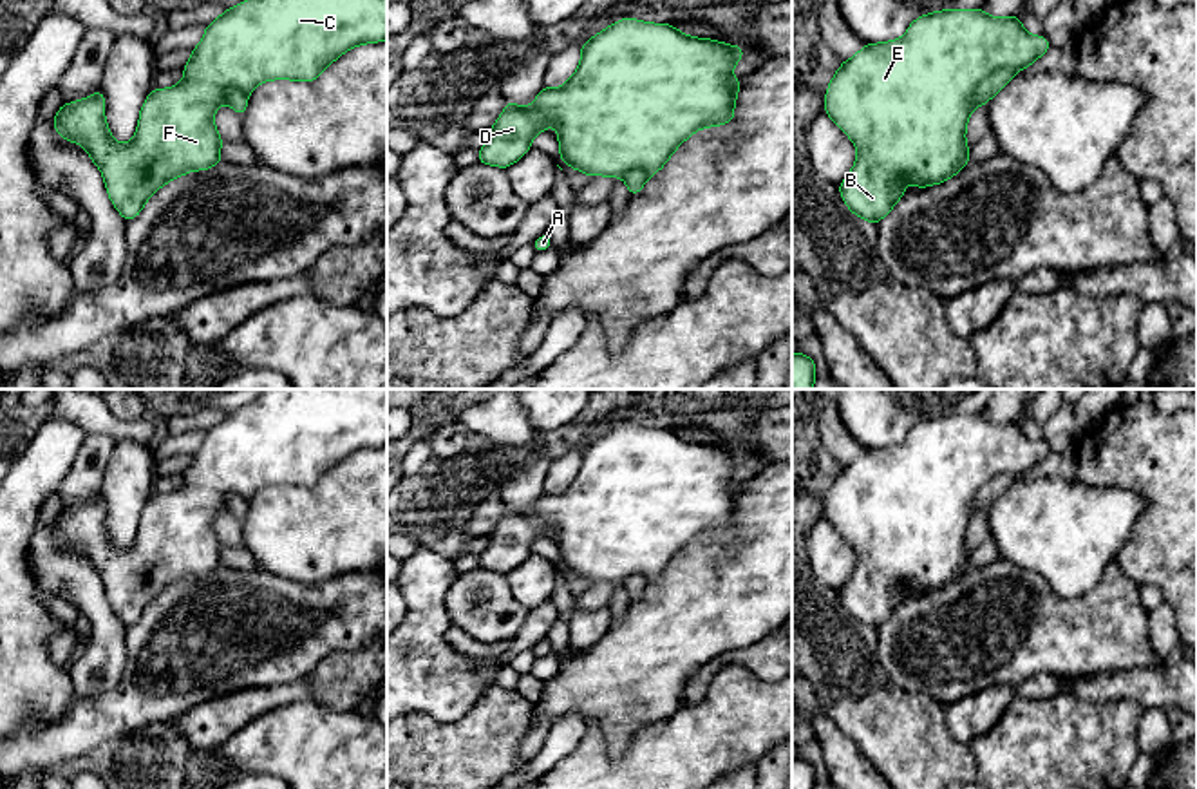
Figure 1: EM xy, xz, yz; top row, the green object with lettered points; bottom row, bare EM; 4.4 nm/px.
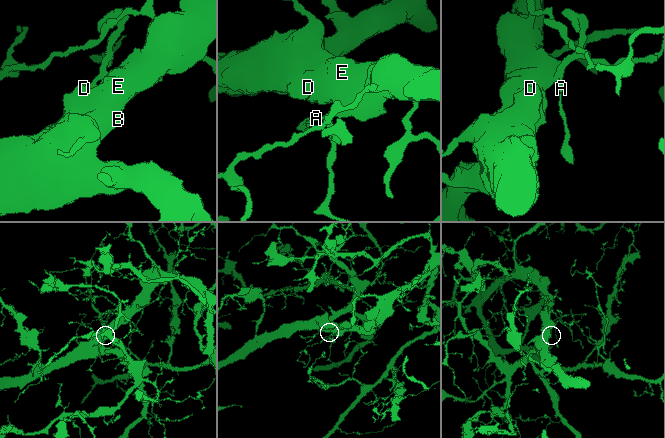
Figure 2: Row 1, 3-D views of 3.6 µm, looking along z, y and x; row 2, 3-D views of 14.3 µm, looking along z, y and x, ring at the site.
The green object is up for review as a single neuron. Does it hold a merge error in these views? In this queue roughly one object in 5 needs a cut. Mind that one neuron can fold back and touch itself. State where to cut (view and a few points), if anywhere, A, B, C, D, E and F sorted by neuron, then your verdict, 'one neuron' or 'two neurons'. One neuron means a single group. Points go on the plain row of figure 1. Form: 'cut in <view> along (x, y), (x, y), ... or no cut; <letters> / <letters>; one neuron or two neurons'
cut in yz along (1017, 475), (995, 475), (977, 493), (971, 513); A / B C D E F; two neurons

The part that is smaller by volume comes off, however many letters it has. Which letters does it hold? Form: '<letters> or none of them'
A

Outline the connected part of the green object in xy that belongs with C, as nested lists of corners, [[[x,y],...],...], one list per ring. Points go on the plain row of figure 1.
[[[266,389],[253,404],[226,414],[204,434],[201,449],[192,454],[183,472],[184,483],[170,494],[152,494],[139,516],[139,528],[128,548],[118,548],[105,527],[105,499],[65,509],[54,519],[54,536],[71,548],[81,548],[101,575],[107,599],[125,626],[139,621],[156,595],[186,577],[210,575],[221,563],[222,541],[213,530],[215,516],[226,509],[226,494],[237,492],[244,499],[269,485],[315,487],[327,471],[345,456],[362,449],[387,445],[387,389]]]

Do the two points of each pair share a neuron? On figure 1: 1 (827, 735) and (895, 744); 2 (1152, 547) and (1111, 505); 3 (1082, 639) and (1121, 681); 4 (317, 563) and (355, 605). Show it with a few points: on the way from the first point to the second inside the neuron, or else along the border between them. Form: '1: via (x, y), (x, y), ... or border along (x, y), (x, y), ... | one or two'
1: border along (825, 713), (877, 769) | two
2: border along (1125, 487), (1143, 500), (1145, 511), (1114, 560) | two
3: border along (1156, 665), (1073, 679) | two
4: border along (367, 569), (317, 583), (297, 583), (288, 578) | two

